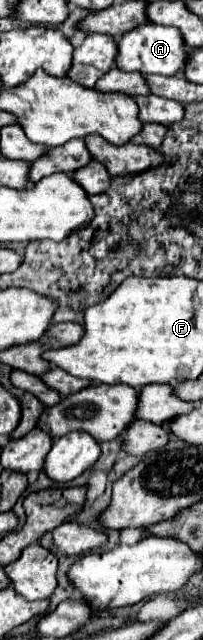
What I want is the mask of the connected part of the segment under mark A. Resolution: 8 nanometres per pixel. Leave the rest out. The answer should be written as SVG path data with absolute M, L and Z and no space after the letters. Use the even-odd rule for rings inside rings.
M144 23L138 29L124 33L116 41L118 53L114 65L122 71L138 71L142 75L158 73L158 75L180 75L184 69L184 41L176 27L162 27L154 23Z

